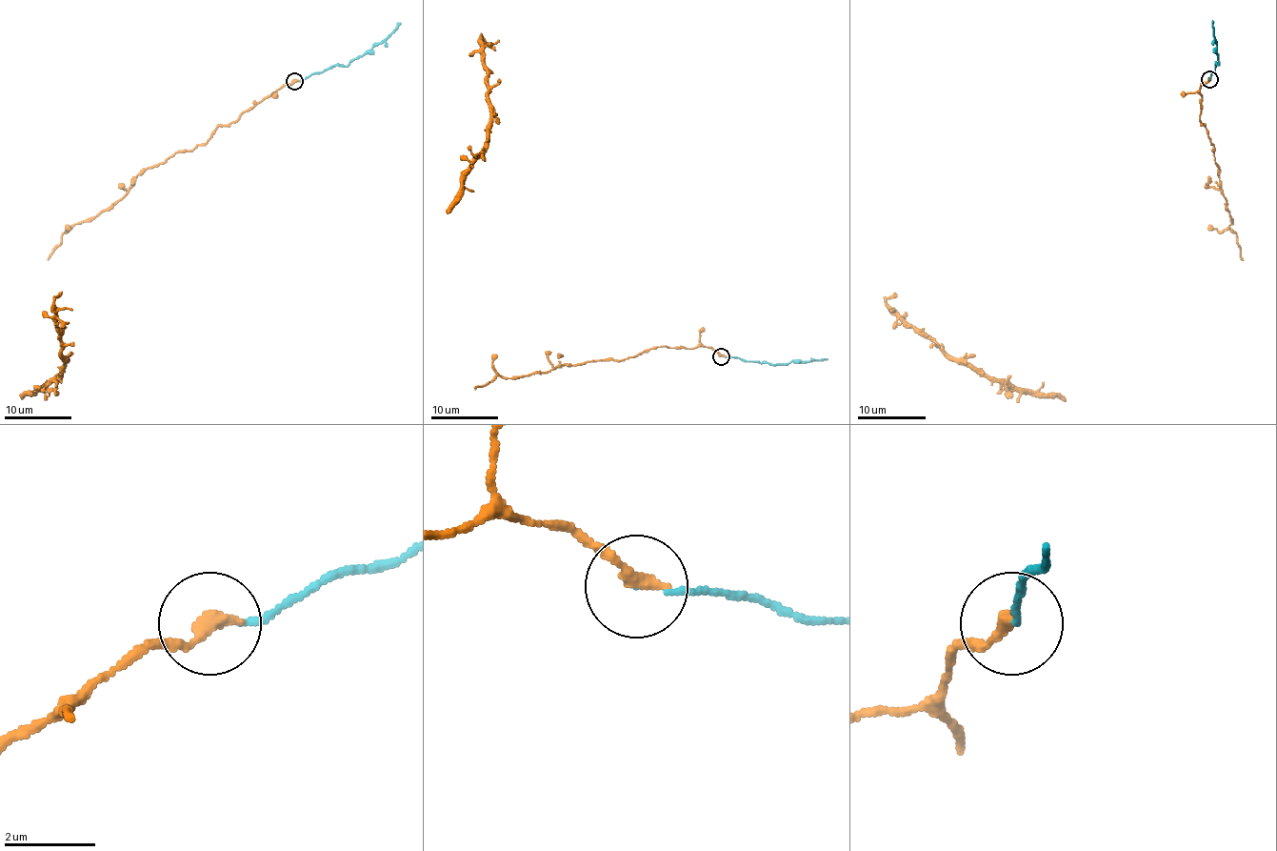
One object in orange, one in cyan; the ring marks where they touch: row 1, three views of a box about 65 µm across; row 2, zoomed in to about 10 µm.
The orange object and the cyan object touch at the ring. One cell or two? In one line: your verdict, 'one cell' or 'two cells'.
one cell

